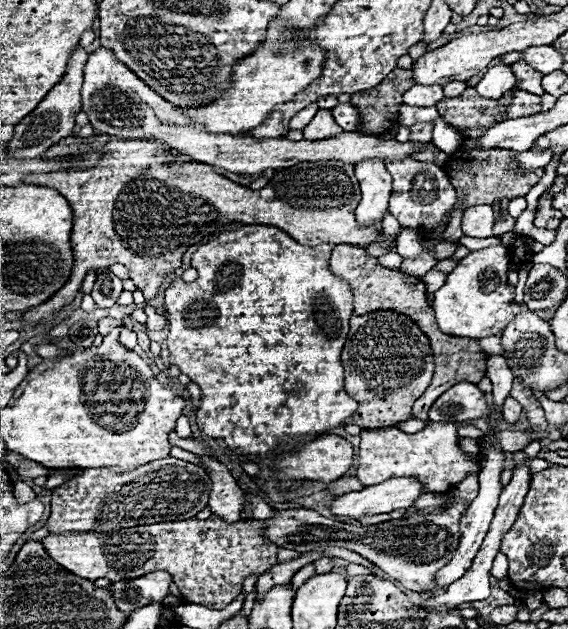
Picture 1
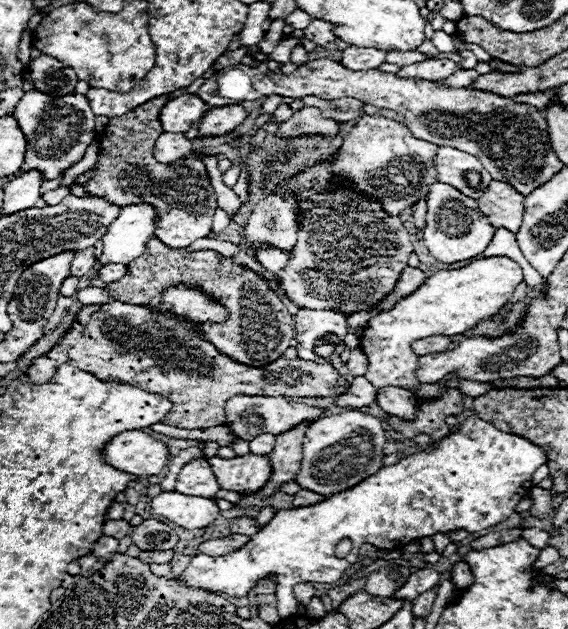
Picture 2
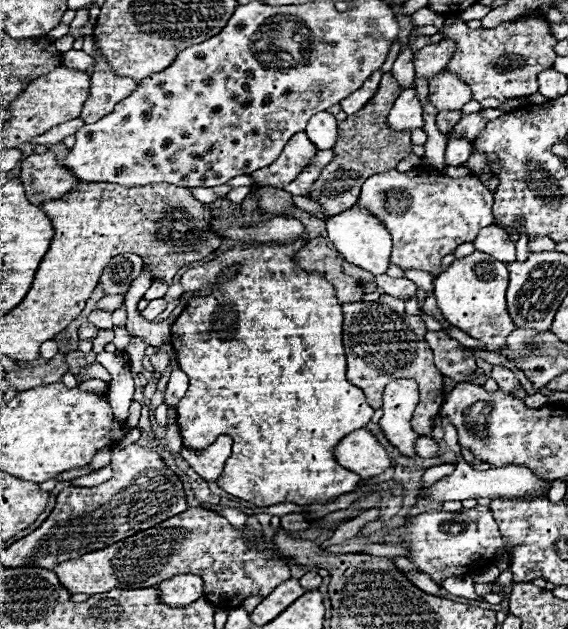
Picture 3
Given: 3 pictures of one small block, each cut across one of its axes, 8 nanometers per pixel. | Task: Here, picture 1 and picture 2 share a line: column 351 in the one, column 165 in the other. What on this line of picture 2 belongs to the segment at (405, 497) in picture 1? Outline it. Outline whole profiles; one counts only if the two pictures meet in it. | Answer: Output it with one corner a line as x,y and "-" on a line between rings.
162,492
152,498
152,510
186,530
202,530
220,516
220,508
214,500
180,492

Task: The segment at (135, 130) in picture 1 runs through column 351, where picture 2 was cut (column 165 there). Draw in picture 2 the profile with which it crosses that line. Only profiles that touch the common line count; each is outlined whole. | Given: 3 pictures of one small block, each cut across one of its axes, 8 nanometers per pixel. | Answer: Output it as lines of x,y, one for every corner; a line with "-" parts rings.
162,132
154,146
154,158
162,164
170,164
186,156
192,150
194,150
192,140
188,140
184,134
164,134

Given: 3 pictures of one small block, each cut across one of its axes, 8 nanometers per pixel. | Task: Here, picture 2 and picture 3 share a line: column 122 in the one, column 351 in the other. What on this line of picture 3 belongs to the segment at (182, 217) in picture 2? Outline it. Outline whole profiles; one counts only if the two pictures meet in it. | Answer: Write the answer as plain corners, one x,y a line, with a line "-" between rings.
386,72
380,80
380,88
374,94
374,98
370,98
370,102
362,110
358,110
358,114
352,114
338,124
340,136
334,146
336,156
322,170
322,174
318,176
308,194
310,200
320,204
326,216
336,216
354,206
366,178
396,168
396,164
410,154
410,132
390,130
386,126
386,114
390,112
390,106
396,102
396,96
400,92
402,88
398,86
398,80
392,76
392,72

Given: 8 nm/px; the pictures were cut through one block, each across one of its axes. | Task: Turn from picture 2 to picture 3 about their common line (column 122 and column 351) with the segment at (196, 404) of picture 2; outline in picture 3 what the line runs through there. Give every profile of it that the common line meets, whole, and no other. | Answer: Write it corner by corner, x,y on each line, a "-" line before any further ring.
382,296
374,302
350,302
350,304
342,304
342,312
344,312
344,348
346,348
346,358
348,358
348,380
362,388
368,404
378,410
382,406
382,392
384,388
396,380
396,378
414,378
418,388
420,388
420,404
417,405
412,419
412,429
422,436
430,436
430,424
432,420
438,416
438,410
444,402
444,392
442,392
442,374
440,370
434,366
432,360
432,350
428,348
424,336
426,336
426,324
424,318
420,314
406,314
406,302
400,298
392,298
392,296

